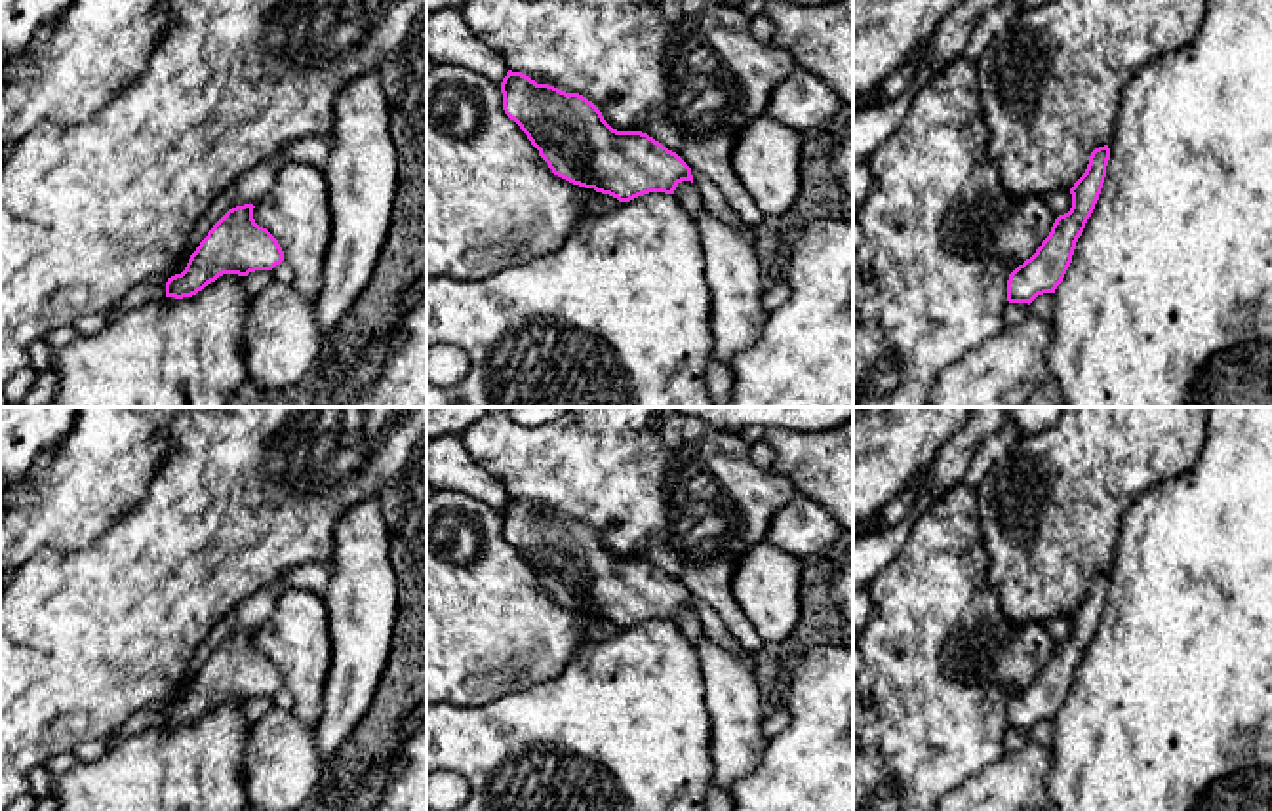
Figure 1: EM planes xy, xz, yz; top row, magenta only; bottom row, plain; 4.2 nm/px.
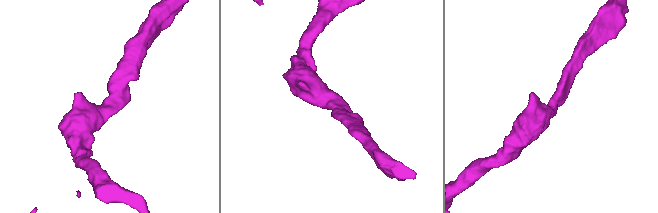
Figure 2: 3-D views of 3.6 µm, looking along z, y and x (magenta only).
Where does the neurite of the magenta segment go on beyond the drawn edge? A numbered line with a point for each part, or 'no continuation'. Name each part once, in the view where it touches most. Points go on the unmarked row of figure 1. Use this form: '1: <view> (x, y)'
no continuation

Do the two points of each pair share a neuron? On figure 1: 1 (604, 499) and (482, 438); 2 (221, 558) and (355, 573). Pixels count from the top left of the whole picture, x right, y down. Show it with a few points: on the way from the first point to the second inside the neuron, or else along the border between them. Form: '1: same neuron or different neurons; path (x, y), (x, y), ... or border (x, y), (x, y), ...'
1: same neuron; path (574, 478), (547, 476), (536, 465), (513, 455)
2: different neurons; border (341, 514), (336, 526), (334, 553), (328, 558)

